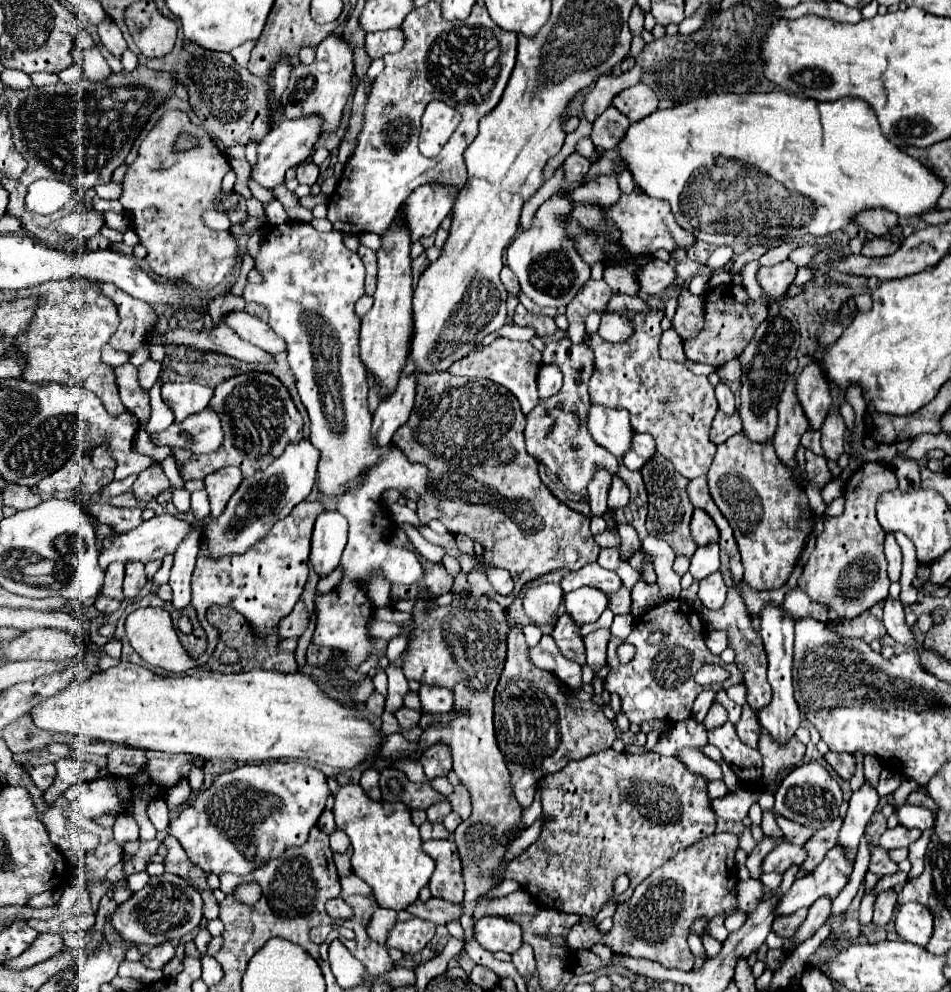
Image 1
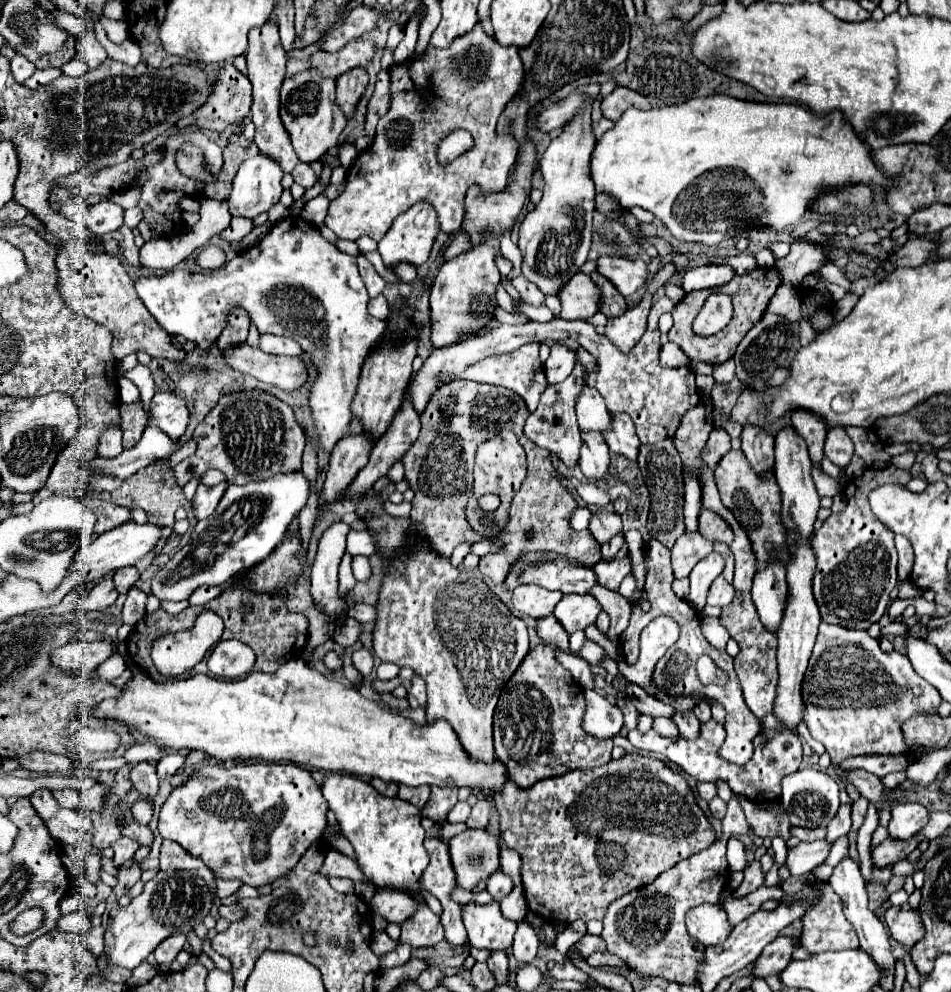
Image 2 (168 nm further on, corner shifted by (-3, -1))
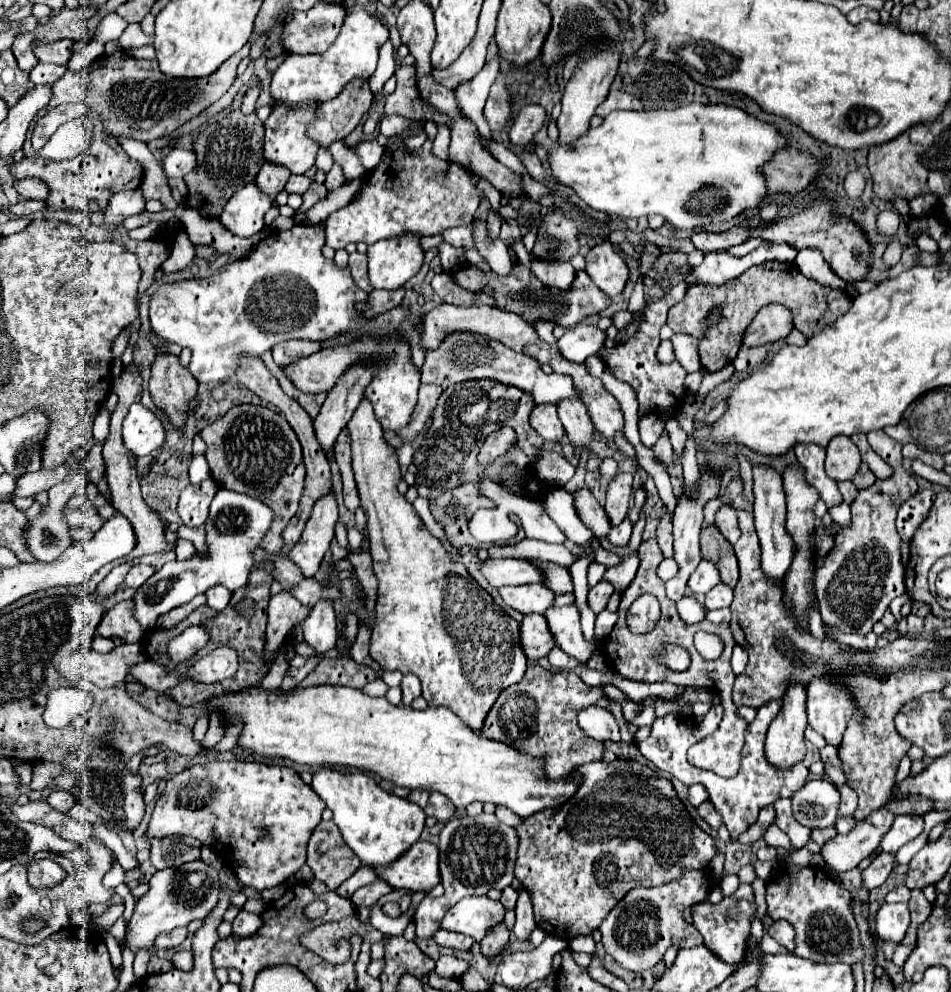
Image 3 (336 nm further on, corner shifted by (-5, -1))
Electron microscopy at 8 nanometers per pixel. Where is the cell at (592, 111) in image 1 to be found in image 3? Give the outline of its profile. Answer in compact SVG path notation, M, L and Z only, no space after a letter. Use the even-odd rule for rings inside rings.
M526 105L522 111L516 115L514 125L510 129L510 141L514 145L526 145L532 143L534 135L542 129L546 121L546 109L542 105Z

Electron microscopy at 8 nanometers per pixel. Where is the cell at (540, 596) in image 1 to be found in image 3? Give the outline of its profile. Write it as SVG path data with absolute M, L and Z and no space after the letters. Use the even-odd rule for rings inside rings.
M518 585L502 587L502 599L506 605L520 613L546 613L554 605L554 593L546 585Z

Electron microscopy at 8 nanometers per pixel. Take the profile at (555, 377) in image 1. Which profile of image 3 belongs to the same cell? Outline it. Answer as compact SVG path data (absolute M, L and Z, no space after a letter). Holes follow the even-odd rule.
M576 325L558 339L558 349L566 361L580 365L590 355L598 353L604 343L604 337L606 333L594 325Z

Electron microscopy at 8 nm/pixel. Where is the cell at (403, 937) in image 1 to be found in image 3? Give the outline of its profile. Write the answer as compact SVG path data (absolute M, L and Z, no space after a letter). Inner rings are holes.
M482 813L478 817L450 819L440 833L440 877L444 885L444 895L438 899L424 897L416 909L414 925L418 939L430 939L440 929L440 921L446 911L456 905L462 897L486 895L490 889L504 889L514 879L518 837L512 827L500 823L496 815Z

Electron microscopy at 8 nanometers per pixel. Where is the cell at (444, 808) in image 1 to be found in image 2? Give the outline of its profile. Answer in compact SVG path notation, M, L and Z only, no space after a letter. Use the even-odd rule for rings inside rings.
M432 787L432 793L430 793L430 801L424 805L422 809L422 815L424 817L430 817L432 821L436 823L442 823L446 821L450 809L454 807L456 803L456 789L438 789L438 787Z

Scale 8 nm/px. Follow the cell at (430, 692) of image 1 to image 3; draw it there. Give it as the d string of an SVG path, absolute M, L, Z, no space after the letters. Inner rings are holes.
M412 673L410 675L404 675L400 687L402 687L402 703L404 705L410 705L412 699L420 697L420 693L422 693L422 687L420 687L418 677L414 677Z

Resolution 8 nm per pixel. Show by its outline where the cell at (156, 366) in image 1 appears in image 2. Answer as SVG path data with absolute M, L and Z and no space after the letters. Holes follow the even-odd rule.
M120 377L118 379L118 397L122 403L134 403L140 397L140 391L132 381L128 381L126 377Z

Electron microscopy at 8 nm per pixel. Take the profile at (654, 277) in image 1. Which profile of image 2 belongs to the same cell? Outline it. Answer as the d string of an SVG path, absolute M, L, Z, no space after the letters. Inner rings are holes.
M602 255L596 259L596 271L604 275L612 285L616 285L618 293L628 297L636 293L648 277L646 263L642 259L628 259L620 255Z

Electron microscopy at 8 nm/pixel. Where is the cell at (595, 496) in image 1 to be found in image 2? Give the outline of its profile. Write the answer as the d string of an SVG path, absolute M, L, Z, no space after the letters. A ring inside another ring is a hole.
M582 431L582 437L584 447L580 449L580 469L588 479L596 481L608 475L610 449L604 437L600 437L600 431Z

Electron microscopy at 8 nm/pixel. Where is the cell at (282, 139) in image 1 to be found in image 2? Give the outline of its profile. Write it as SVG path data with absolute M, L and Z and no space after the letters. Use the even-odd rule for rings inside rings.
M266 155L244 161L232 181L232 193L226 199L230 215L254 219L274 207L282 195L282 175L280 165Z

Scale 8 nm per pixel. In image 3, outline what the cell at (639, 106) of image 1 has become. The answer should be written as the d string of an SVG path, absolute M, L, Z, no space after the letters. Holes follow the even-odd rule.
M612 89L612 91L608 93L606 101L596 109L596 115L606 117L608 113L612 113L612 111L616 111L616 109L634 109L634 111L642 111L644 107L642 107L640 99L636 99L636 97L632 97L632 95L624 93L624 91L614 91L614 89Z

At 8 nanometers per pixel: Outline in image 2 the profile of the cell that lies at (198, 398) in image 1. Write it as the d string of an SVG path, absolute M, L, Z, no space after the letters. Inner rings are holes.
M156 393L150 401L146 427L158 427L168 437L178 439L188 425L188 407L186 401L174 393Z

